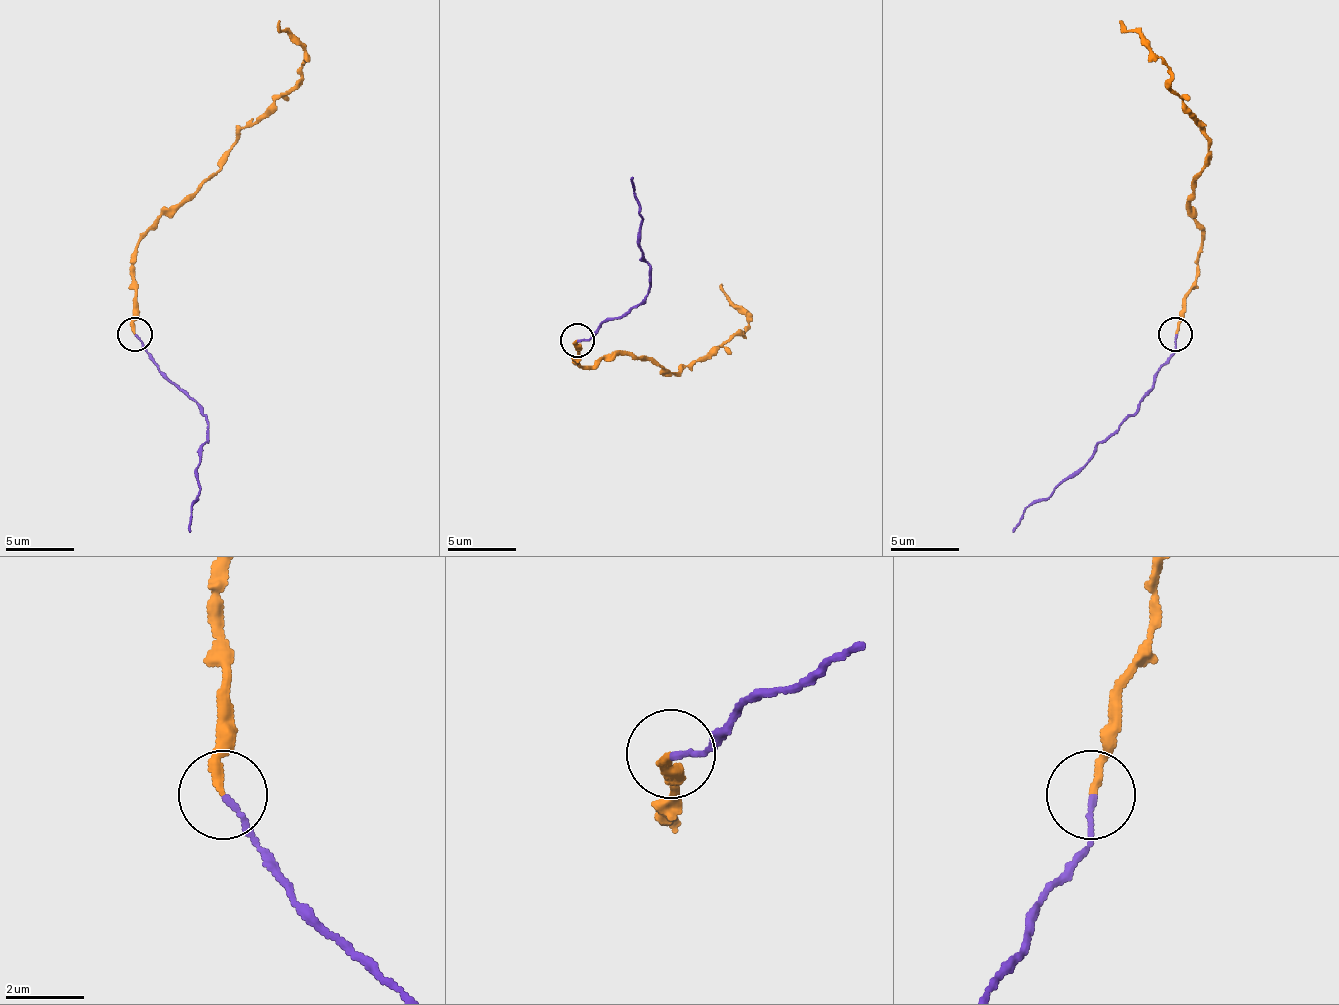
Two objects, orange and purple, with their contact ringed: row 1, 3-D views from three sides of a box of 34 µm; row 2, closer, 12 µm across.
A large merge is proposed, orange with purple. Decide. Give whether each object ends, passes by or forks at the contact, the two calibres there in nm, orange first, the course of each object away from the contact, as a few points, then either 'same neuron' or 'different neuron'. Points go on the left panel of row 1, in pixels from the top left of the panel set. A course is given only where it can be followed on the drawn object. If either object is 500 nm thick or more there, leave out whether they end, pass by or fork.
orange ends; purple ends; calibres 180 and 130 nm; course orange (134, 335), (134, 280), (141, 239), (219, 167), (236, 136), (295, 85), (305, 57), (281, 20); course purple (134, 335), (161, 372), (185, 393), (206, 420), (206, 444), (195, 472), (195, 499), (189, 533); different neuron

